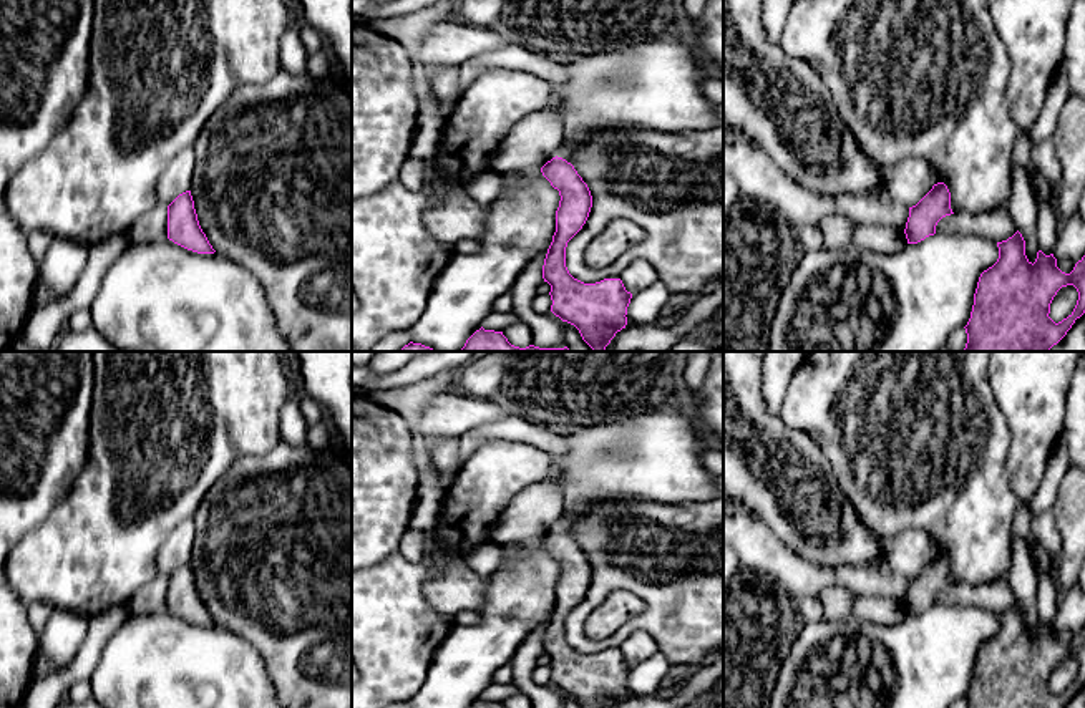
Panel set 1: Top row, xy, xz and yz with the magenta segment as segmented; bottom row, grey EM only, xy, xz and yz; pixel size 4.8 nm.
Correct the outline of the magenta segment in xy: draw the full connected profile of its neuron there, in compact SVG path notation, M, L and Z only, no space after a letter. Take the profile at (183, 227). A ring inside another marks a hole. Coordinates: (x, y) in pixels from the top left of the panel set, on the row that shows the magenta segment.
M191 191L179 194L168 206L168 239L197 254L216 252L199 225Z

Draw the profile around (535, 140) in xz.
M552 96L547 108L518 121L491 161L491 169L506 174L516 169L542 167L559 154L564 143L562 101Z

